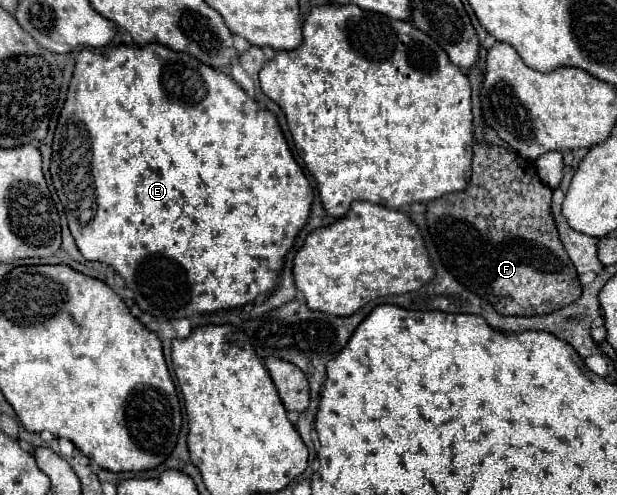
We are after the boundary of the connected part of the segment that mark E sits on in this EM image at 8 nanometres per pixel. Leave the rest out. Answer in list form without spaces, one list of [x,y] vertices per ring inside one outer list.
[[[150,43],[146,47],[118,45],[106,49],[104,53],[88,49],[80,51],[76,59],[74,77],[68,89],[68,99],[64,103],[54,133],[50,173],[80,253],[88,261],[110,263],[116,269],[116,273],[126,281],[128,289],[132,289],[134,295],[140,295],[134,297],[138,307],[144,313],[150,313],[162,321],[172,321],[172,317],[184,319],[196,313],[214,313],[220,309],[240,309],[276,291],[278,277],[284,267],[284,257],[294,247],[300,229],[306,225],[314,199],[306,175],[302,173],[288,149],[278,119],[274,123],[274,115],[270,111],[260,109],[258,103],[252,97],[248,97],[230,75],[216,71],[204,63],[198,63],[194,57],[186,53],[176,53],[156,43]]]

